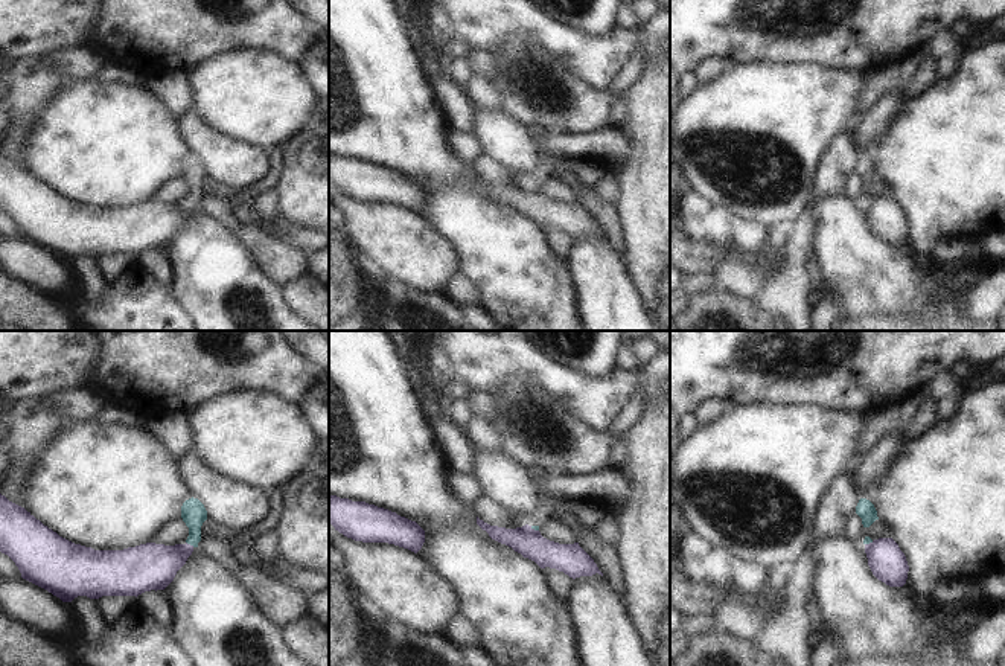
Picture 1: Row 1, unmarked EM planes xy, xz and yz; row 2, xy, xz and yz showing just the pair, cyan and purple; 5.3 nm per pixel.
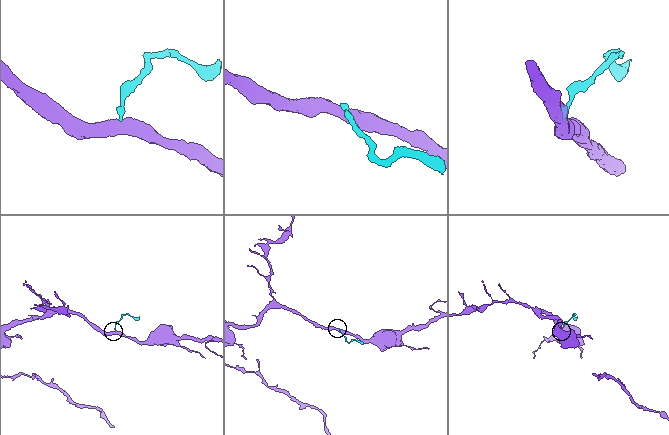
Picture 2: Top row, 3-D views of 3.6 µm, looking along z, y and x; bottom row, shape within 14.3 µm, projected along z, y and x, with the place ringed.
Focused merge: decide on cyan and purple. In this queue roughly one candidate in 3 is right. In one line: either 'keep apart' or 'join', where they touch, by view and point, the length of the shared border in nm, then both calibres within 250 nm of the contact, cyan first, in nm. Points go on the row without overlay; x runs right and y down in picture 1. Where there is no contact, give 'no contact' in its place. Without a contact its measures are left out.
keep apart | xy (191, 203) | 50 nm | 140/240 nm

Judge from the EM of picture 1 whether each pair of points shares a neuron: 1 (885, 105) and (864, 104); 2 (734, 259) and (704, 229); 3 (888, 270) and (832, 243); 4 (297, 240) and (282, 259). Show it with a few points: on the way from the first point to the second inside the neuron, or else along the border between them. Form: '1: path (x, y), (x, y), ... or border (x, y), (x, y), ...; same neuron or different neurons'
1: border (903, 89), (886, 92), (865, 112), (851, 130); different neurons
2: border (713, 246), (736, 244), (742, 249); different neurons
3: path (874, 270), (864, 270), (845, 252); same neuron
4: border (267, 232), (299, 247), (306, 255); different neurons

